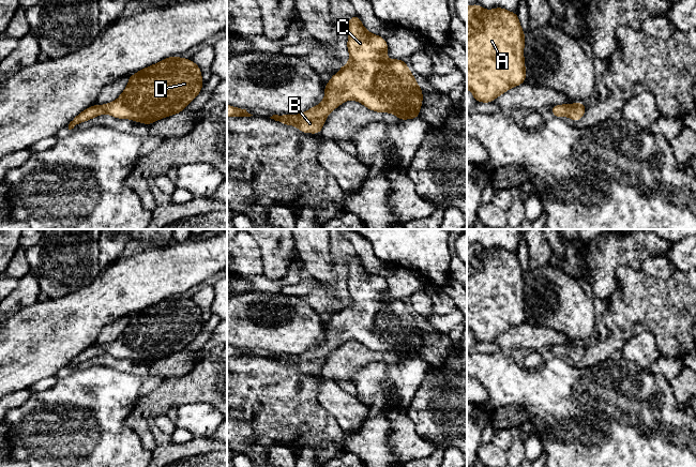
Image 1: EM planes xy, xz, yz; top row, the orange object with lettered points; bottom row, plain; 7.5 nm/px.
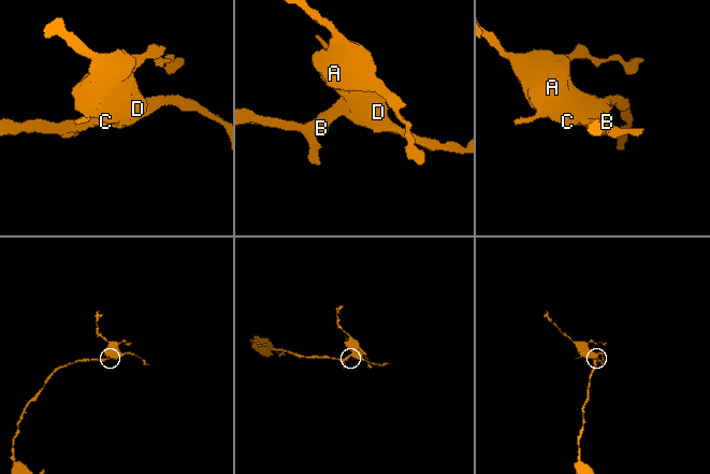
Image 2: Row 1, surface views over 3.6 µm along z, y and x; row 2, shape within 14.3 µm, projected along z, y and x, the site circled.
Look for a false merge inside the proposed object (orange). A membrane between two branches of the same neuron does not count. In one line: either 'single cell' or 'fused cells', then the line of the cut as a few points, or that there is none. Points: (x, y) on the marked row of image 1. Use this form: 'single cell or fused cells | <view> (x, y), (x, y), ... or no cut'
single cell | no cut

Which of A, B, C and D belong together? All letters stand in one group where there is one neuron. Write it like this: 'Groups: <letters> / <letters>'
Groups: A B C D

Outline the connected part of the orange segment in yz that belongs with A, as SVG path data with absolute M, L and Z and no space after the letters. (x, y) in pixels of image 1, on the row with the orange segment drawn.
M480 4L467 6L467 89L473 94L475 102L491 103L509 89L525 82L527 72L524 58L525 33L517 13L504 7L486 11Z

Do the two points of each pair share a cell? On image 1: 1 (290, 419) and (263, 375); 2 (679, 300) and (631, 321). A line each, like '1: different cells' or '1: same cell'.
1: same cell
2: same cell

